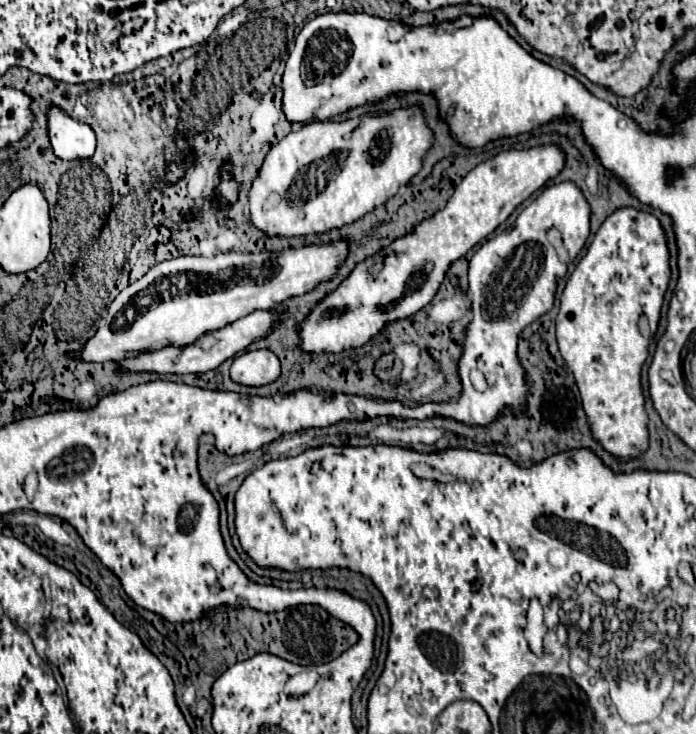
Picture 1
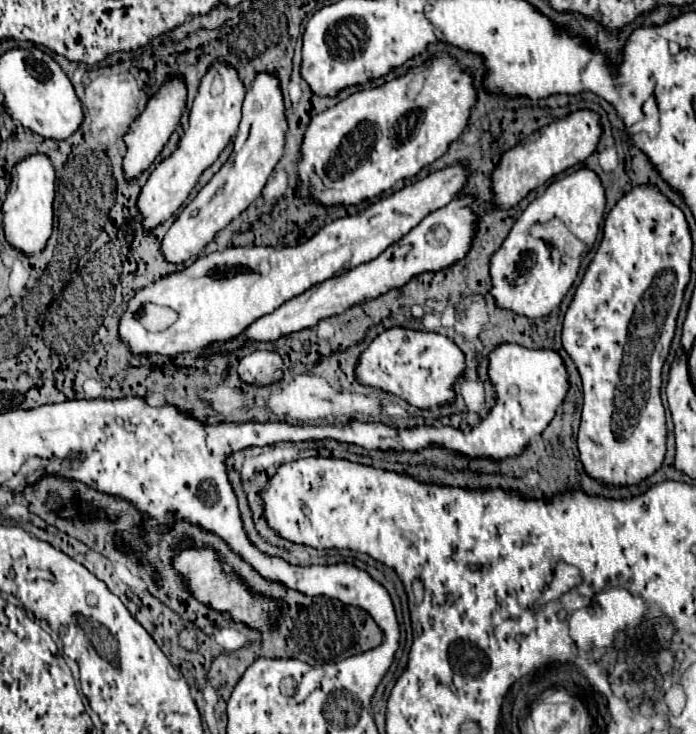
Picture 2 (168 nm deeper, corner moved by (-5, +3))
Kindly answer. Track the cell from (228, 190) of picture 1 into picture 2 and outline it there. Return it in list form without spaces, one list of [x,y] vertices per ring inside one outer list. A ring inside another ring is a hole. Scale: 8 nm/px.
[[[265,71],[257,73],[251,89],[247,91],[245,103],[243,103],[243,119],[239,123],[239,131],[237,131],[237,137],[235,137],[235,149],[233,149],[229,161],[221,167],[221,171],[215,173],[215,177],[197,193],[197,197],[181,211],[181,215],[175,219],[171,229],[165,233],[163,243],[161,243],[161,253],[163,253],[165,261],[179,265],[179,263],[185,263],[191,257],[199,255],[213,241],[217,231],[221,231],[235,217],[239,217],[241,211],[245,211],[261,195],[271,171],[275,169],[275,165],[281,159],[283,143],[285,143],[285,131],[287,131],[285,99],[283,99],[283,91],[281,91],[281,85],[279,85],[279,77],[275,73],[265,73]]]

